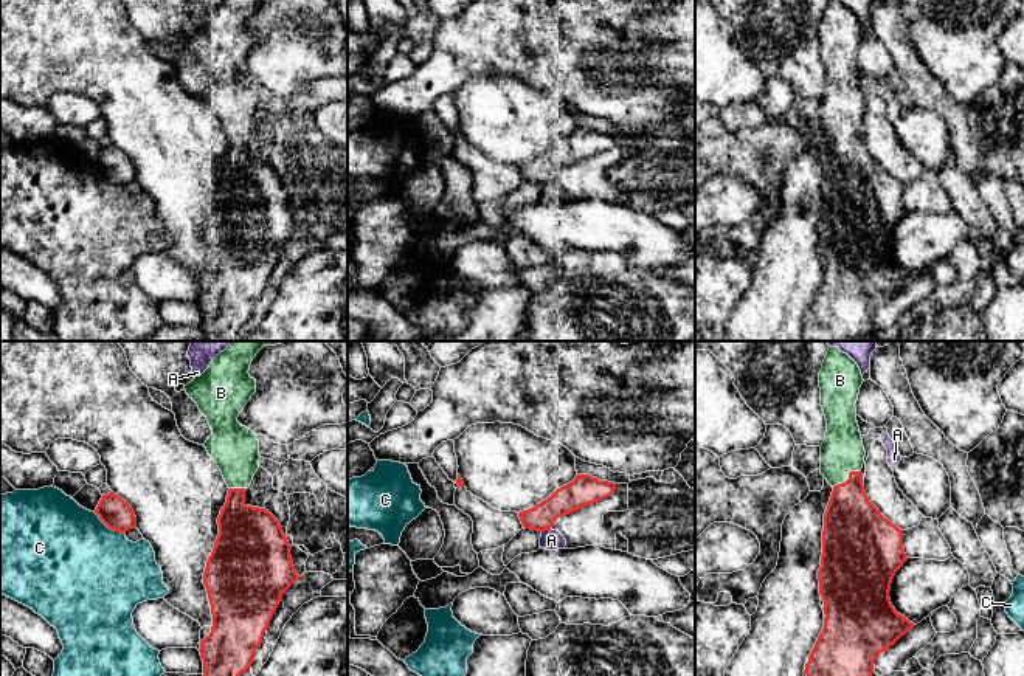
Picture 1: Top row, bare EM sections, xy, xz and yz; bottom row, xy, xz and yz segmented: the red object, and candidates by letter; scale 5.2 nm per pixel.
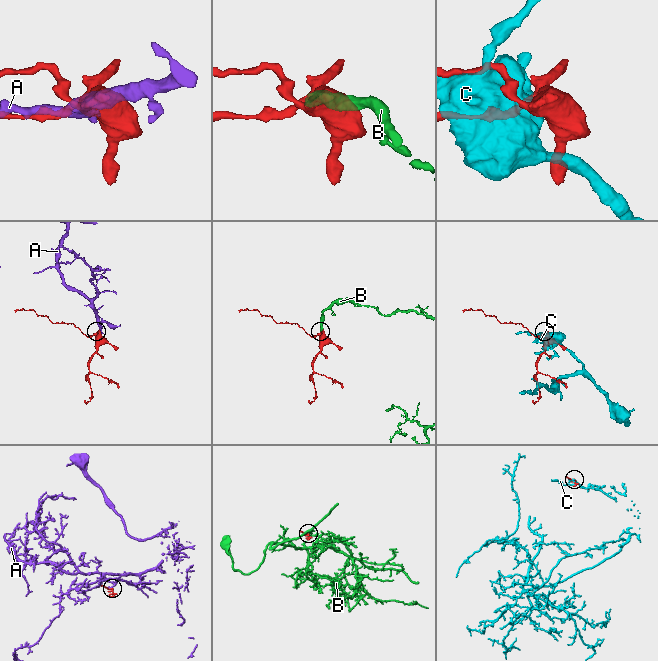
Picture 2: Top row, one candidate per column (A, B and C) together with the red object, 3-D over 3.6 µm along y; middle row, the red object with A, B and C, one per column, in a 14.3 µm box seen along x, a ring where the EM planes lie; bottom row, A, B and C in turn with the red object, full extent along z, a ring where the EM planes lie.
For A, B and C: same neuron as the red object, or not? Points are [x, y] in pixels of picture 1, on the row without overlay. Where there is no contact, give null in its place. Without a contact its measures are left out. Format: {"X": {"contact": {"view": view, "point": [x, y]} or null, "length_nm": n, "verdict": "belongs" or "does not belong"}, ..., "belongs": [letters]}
{"A": {"contact": {"view": "xz", "point": [545, 182]}, "length_nm": 50, "verdict": "does not belong"}, "B": {"contact": {"view": "yz", "point": [849, 131]}, "length_nm": 170, "verdict": "belongs"}, "C": {"contact": {"view": "xy", "point": [109, 180]}, "length_nm": 200, "verdict": "does not belong"}, "belongs": ["B"]}

